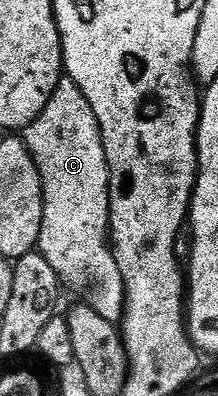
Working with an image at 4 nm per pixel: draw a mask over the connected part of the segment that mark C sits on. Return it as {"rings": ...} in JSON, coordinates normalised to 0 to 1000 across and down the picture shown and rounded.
{"rings":[[[275,199],[229,258],[211,258],[211,278],[106,326],[101,351],[174,419],[202,482],[174,631],[248,672],[280,720],[353,737],[381,765],[427,770],[431,745],[486,745],[495,717],[537,710],[541,689],[495,571],[505,429],[450,298],[431,298],[394,237],[335,202]]]}

